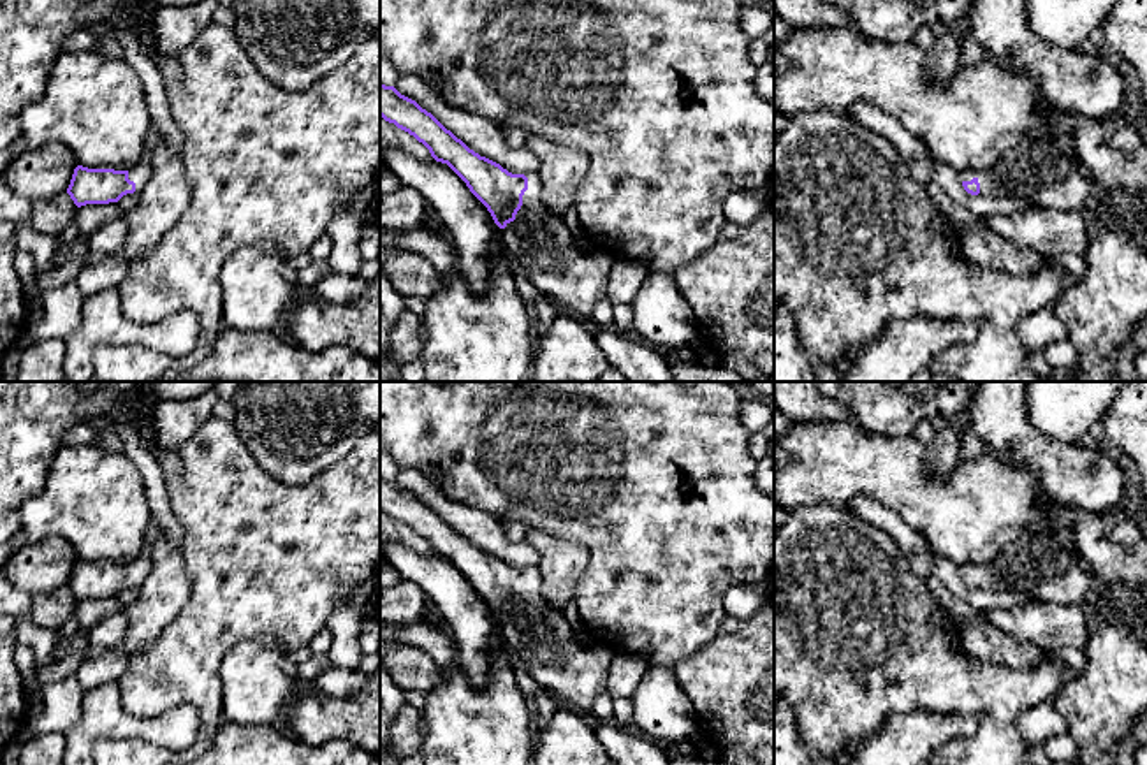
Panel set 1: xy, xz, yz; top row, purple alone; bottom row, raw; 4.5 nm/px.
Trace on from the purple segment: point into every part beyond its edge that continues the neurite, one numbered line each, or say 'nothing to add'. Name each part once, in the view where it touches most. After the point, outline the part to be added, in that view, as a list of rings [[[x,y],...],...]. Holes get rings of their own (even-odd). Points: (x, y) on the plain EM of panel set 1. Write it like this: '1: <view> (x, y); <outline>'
1: xz (539, 633); [[[538,566],[524,570],[528,572],[528,584],[522,589],[522,600],[515,614],[501,623],[501,642],[524,661],[528,674],[552,698],[566,700],[582,714],[589,712],[593,702],[605,695],[609,665],[616,651],[605,645],[581,645],[563,610],[544,600]]]

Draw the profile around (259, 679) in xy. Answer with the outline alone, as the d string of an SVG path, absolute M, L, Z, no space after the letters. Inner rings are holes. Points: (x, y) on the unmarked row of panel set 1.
M246 640L218 667L223 719L241 725L274 725L301 691L294 658L274 640Z

